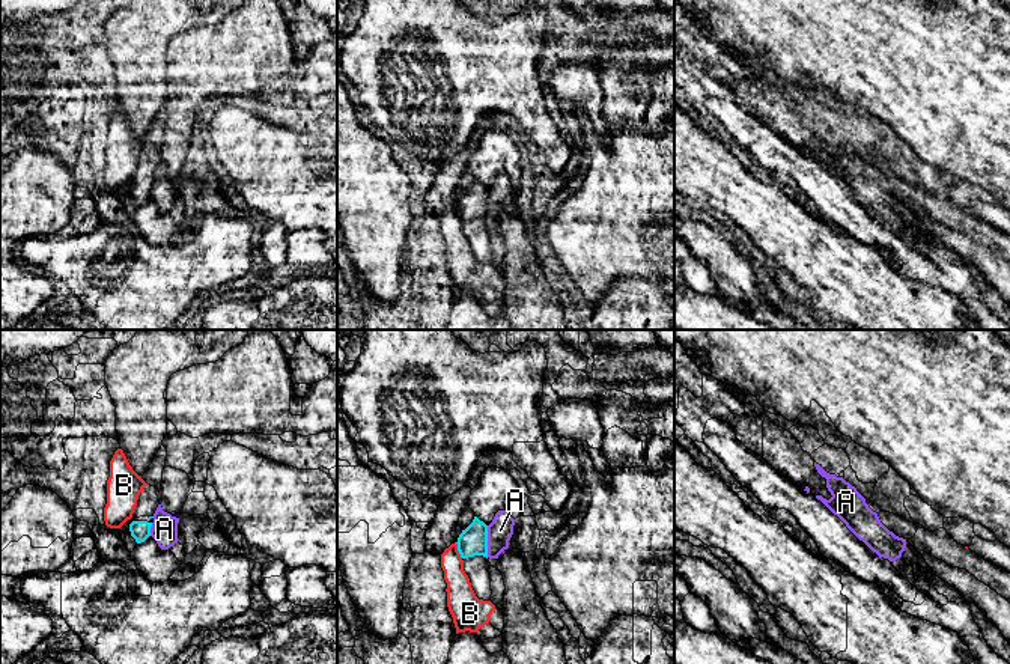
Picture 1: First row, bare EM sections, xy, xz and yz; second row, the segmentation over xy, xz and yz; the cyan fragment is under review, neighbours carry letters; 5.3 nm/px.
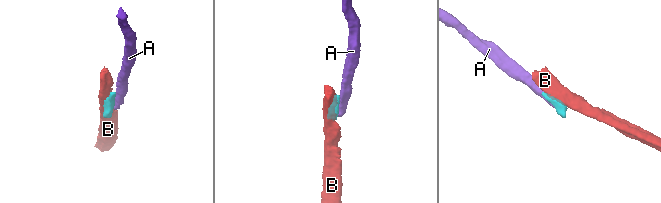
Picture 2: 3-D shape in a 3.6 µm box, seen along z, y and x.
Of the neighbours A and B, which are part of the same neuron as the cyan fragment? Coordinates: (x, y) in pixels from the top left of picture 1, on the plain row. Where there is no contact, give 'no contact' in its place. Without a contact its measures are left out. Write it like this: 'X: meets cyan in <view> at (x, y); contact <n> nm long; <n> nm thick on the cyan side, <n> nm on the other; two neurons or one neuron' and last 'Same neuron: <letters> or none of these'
A: meets cyan in xz at (486, 204); contact 170 nm long; 160 nm thick on the cyan side, 140 nm on the other; two neurons
B: meets cyan in xz at (458, 213); contact 100 nm long; 160 nm thick on the cyan side, 150 nm on the other; two neurons
Same neuron: none of these

